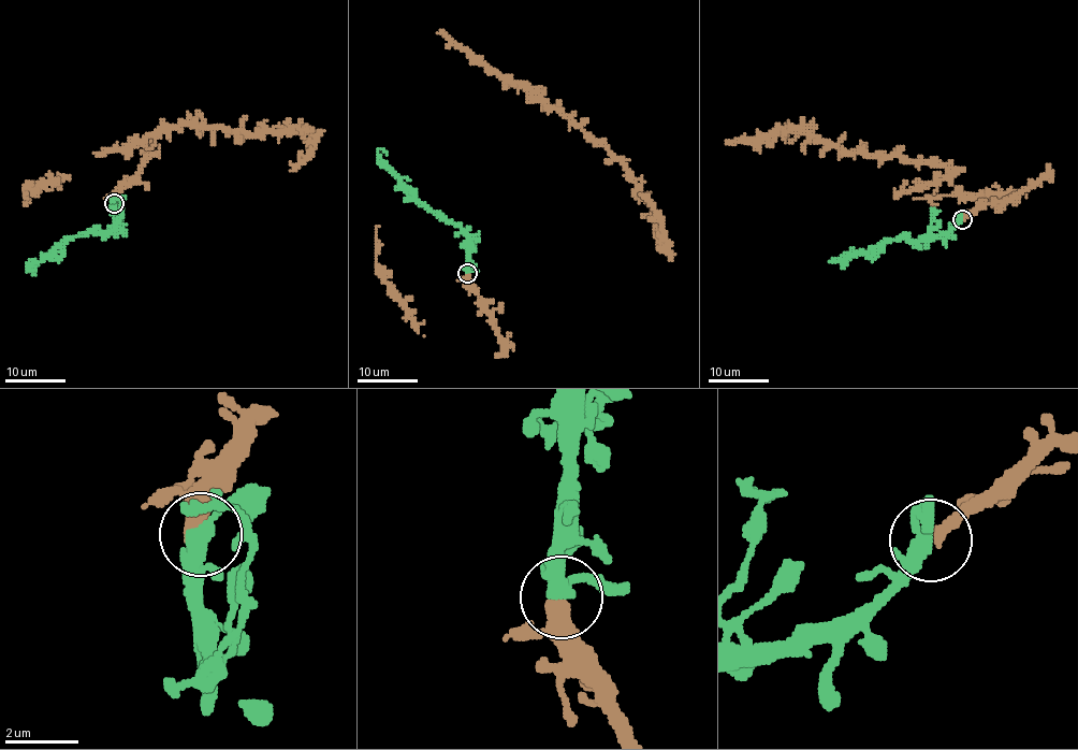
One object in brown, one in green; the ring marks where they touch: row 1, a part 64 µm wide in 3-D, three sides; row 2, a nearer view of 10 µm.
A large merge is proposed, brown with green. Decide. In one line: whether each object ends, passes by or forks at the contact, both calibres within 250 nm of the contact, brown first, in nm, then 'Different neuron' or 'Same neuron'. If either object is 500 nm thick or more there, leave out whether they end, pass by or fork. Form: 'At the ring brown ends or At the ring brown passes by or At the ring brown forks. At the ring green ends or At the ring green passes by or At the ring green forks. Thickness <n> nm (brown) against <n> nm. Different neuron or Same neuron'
At the ring brown ends. At the ring green forks. Thickness 420 nm (brown) against 300 nm. Same neuron

